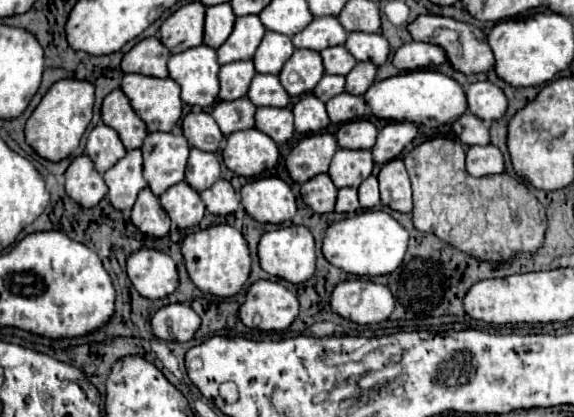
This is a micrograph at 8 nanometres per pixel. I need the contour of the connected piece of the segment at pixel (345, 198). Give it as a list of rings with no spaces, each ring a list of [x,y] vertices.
[[[353,187],[339,189],[335,211],[337,213],[357,213],[357,211],[361,211],[359,201],[357,201],[357,189],[353,189]]]

